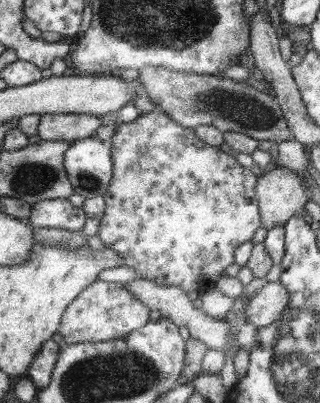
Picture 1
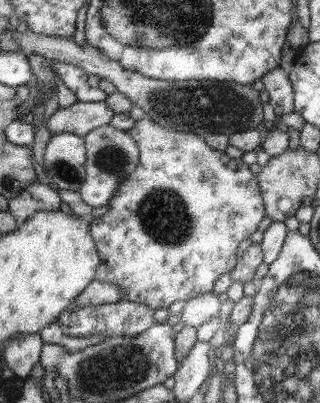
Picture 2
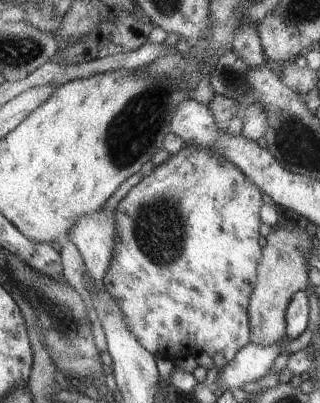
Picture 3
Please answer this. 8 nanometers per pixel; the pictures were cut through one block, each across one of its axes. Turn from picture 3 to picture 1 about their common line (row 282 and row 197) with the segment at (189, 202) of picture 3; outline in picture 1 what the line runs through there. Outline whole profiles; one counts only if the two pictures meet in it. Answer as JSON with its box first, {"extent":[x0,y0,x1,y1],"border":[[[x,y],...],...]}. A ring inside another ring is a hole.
{"extent":[97,108,261,294],"border":[[[157,108],[155,112],[151,112],[147,116],[139,114],[139,118],[131,124],[121,122],[121,126],[117,128],[117,134],[111,138],[109,144],[111,144],[113,158],[115,158],[115,180],[113,180],[113,184],[111,184],[107,196],[105,196],[107,212],[105,212],[105,216],[99,224],[101,228],[99,228],[99,234],[97,234],[101,238],[101,242],[109,250],[115,250],[117,254],[121,254],[125,258],[125,266],[143,274],[145,280],[155,280],[157,284],[163,284],[163,286],[181,286],[185,292],[197,290],[199,294],[205,294],[209,290],[215,290],[219,286],[217,282],[221,282],[221,278],[227,274],[225,270],[229,270],[229,266],[235,264],[235,250],[241,244],[251,242],[253,236],[257,234],[259,216],[261,216],[261,214],[257,214],[257,204],[259,204],[257,202],[257,180],[259,178],[249,168],[237,164],[235,154],[223,152],[219,146],[209,146],[207,142],[203,142],[197,136],[197,130],[183,128],[181,124],[173,122],[173,118],[169,118],[165,114],[165,110],[161,110],[161,108]]]}

